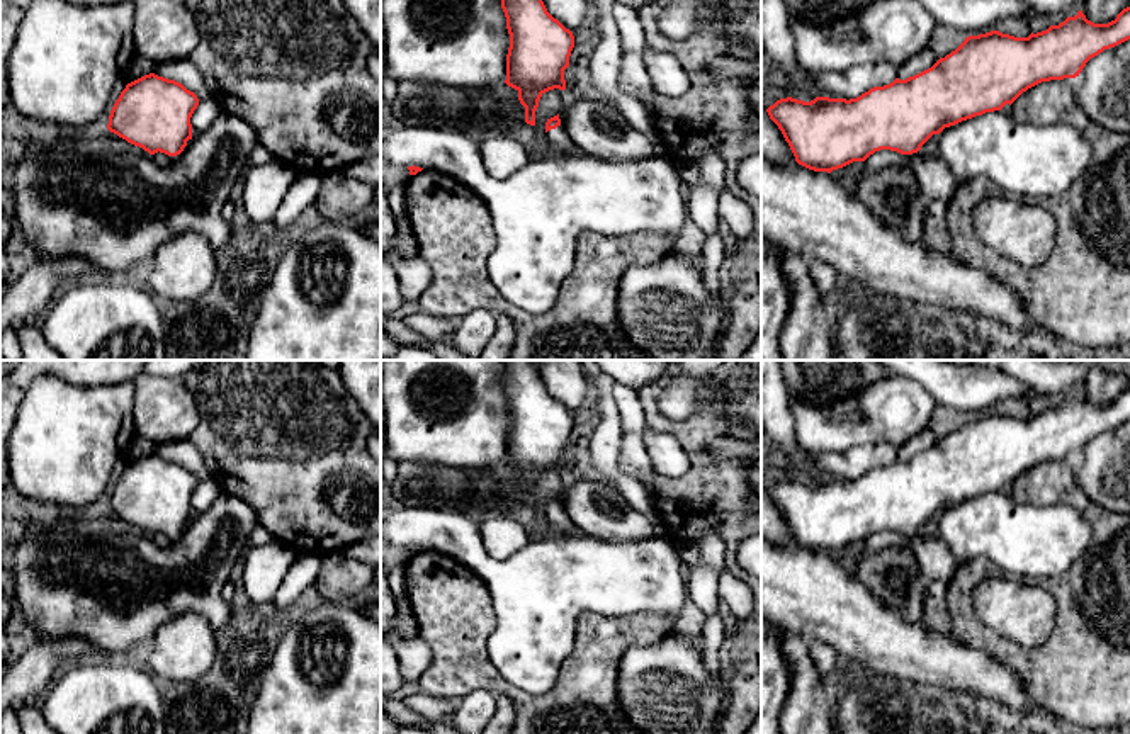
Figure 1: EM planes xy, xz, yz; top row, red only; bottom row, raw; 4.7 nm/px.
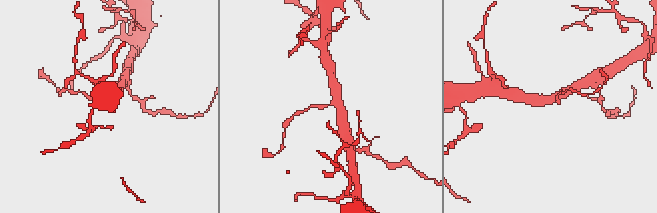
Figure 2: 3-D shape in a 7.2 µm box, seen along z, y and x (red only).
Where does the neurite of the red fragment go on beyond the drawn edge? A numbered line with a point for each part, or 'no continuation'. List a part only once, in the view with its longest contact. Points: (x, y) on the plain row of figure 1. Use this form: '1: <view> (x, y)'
1: xz (558, 519)

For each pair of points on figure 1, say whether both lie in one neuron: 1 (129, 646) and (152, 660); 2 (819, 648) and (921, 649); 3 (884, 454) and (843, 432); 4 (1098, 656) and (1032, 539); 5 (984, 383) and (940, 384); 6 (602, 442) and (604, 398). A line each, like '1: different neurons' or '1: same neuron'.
1: different neurons
2: different neurons
3: different neurons
4: different neurons
5: same neuron
6: same neuron

